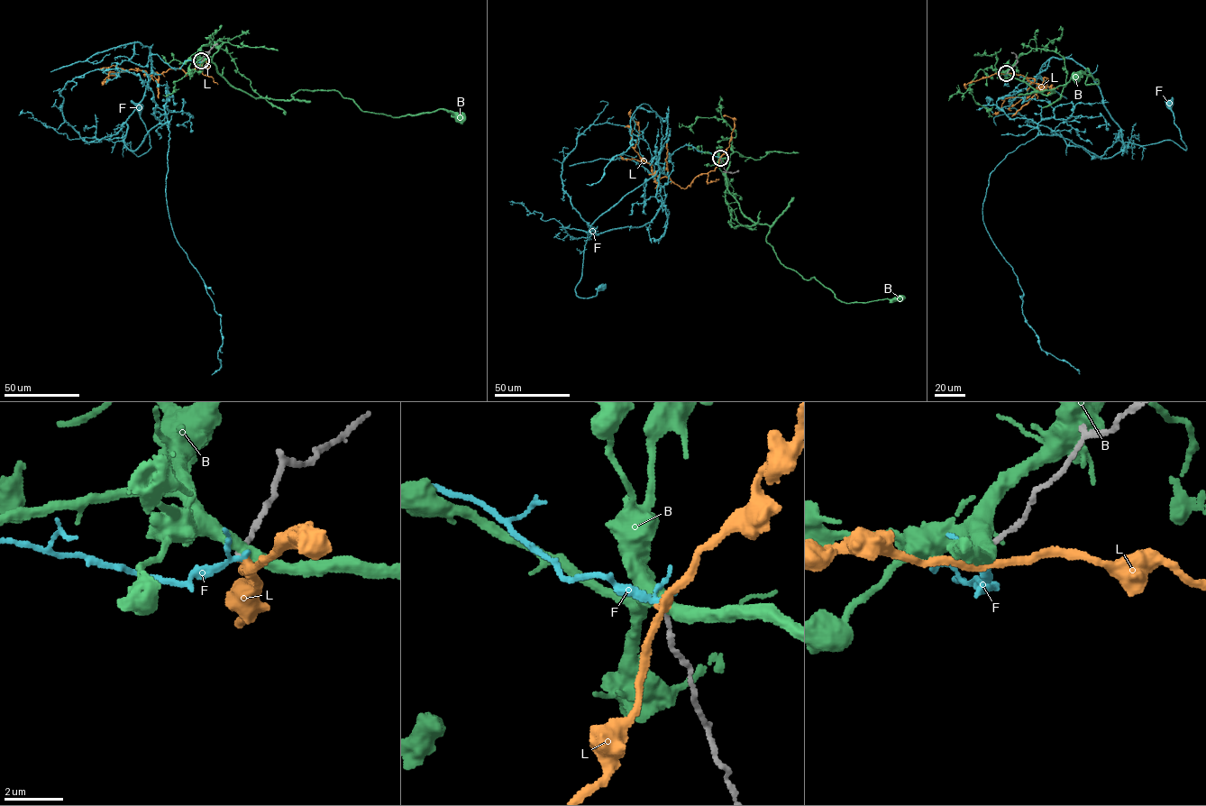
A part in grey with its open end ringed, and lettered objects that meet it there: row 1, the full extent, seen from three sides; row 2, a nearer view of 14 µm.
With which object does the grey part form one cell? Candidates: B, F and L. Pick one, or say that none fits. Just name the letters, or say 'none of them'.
none of them

